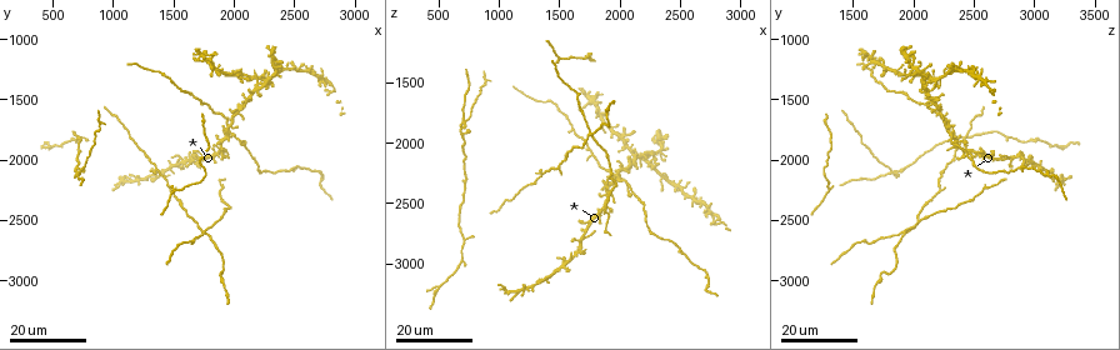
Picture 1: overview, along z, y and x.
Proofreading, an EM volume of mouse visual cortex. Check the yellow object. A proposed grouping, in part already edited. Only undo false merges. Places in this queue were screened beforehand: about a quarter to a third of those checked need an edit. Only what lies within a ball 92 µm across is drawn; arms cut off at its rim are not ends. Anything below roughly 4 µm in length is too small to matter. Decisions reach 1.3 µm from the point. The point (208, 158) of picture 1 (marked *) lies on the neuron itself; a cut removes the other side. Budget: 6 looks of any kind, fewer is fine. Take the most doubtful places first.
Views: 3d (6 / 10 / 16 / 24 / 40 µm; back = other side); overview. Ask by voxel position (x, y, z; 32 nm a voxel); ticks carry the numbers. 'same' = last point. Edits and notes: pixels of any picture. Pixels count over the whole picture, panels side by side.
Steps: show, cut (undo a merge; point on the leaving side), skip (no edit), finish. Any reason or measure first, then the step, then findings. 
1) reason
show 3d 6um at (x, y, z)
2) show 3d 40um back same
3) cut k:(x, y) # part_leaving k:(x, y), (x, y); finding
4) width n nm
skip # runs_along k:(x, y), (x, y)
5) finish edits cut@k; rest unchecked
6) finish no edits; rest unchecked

four-way junction
show 3d 16um at (720, 2080, 1820)

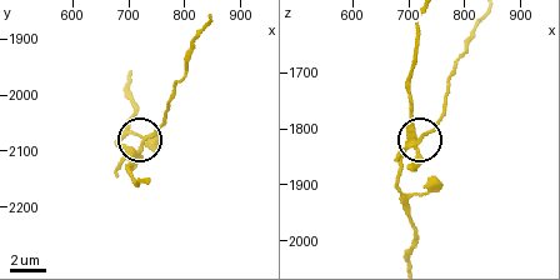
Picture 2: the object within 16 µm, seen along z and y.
zoom in
show 3d 6um at (725, 2095, 1820)

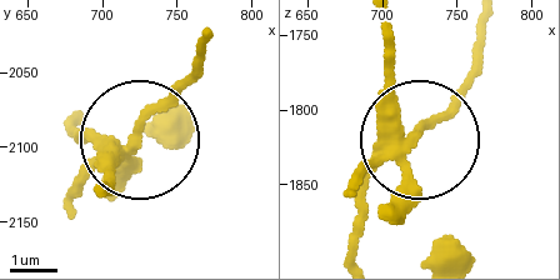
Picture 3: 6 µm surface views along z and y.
width 280 nm
cut 3:(75, 195) # part_leaving 3:(124, 151), (204, 44); a second neuron is stuck on

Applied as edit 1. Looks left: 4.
show 3d 16um at (1760, 2620, 1940)

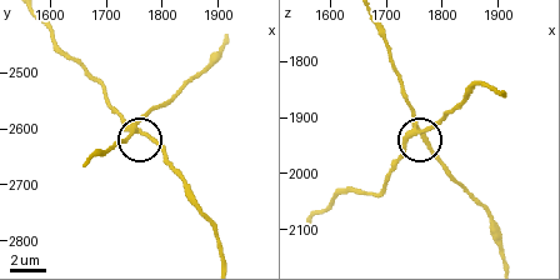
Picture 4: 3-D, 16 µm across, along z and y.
closer look
show 3d 10um at (1755, 2600, 1915)

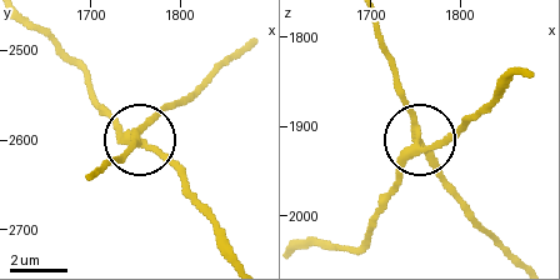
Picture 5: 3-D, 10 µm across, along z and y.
width 280 nm
cut 5:(174, 165) # part_leaving 5:(136, 141), (118, 129), (86, 76), (36, 26); two neurons meet here

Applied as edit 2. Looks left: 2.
finish edits cut@3, cut@5; rest unchecked

